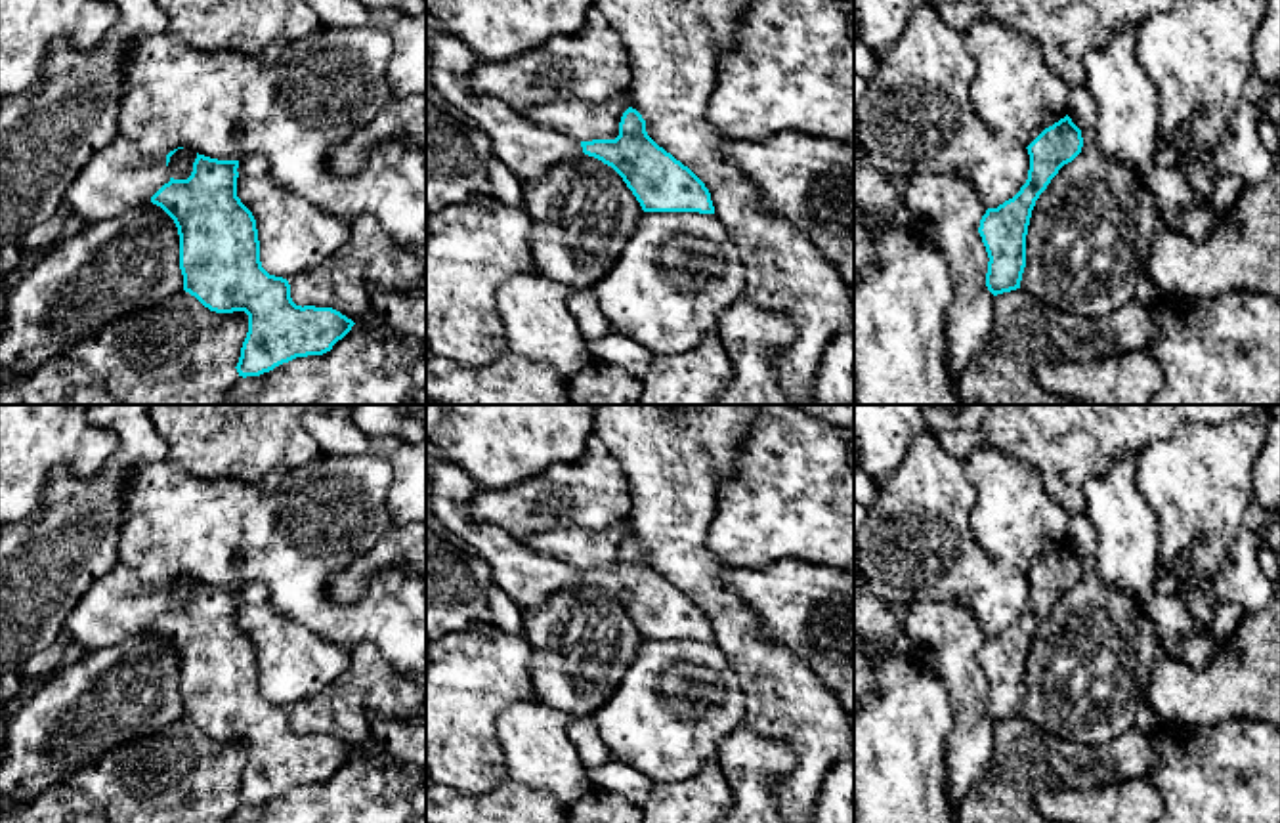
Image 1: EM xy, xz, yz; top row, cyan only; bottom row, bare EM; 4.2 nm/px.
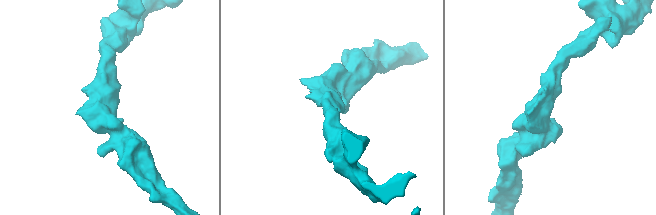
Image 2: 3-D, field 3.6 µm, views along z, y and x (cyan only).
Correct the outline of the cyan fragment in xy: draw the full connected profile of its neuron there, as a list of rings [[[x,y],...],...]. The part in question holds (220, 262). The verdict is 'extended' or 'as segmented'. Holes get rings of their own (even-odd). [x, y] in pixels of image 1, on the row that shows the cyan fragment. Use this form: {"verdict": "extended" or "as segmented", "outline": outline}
{"verdict": "extended", "outline": [[[118,136],[76,174],[63,200],[84,223],[117,218],[147,200],[160,206],[178,227],[183,290],[210,311],[248,315],[248,332],[235,367],[239,376],[246,378],[296,357],[331,351],[355,323],[332,307],[296,306],[288,281],[262,267],[256,220],[237,197],[237,168],[239,160],[218,160],[197,153],[191,176],[174,179],[160,158],[143,155],[128,137]]]}

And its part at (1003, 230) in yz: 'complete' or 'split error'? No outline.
complete

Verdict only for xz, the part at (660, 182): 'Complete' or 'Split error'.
Split error

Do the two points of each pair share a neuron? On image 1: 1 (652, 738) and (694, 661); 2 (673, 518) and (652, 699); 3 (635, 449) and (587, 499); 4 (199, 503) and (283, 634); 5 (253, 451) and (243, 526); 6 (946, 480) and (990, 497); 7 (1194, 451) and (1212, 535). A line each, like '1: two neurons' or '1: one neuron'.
1: one neuron
2: two neurons
3: two neurons
4: two neurons
5: two neurons
6: two neurons
7: one neuron

